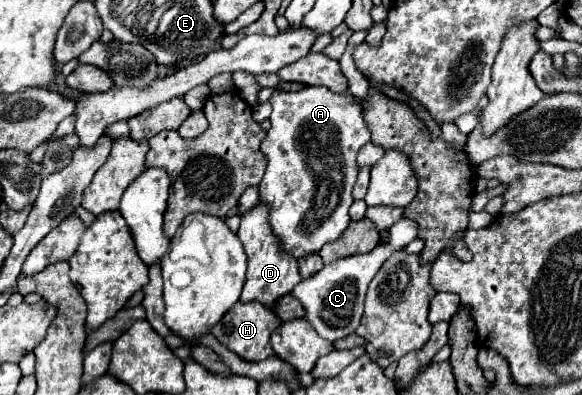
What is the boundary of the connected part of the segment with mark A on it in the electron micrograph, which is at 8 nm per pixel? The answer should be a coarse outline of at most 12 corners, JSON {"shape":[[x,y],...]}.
{"shape":[[274,90],[260,200],[300,258],[348,226],[352,94]]}

